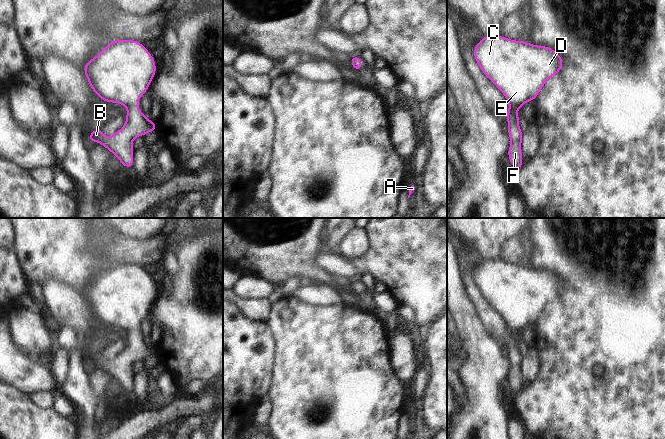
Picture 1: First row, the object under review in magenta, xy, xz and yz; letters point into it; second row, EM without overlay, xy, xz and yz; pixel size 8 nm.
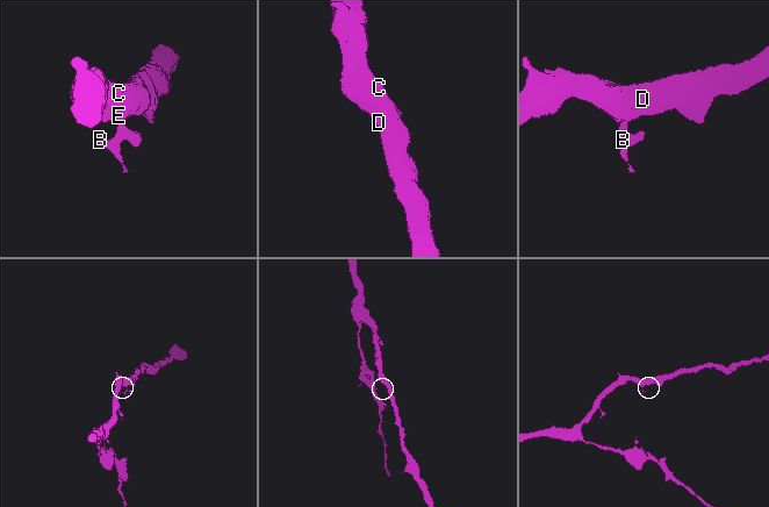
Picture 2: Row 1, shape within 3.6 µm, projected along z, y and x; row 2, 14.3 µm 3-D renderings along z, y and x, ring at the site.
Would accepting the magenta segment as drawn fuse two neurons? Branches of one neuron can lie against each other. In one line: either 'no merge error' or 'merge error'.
no merge error

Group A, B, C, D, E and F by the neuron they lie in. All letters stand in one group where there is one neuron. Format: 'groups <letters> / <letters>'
groups A B C D E F

